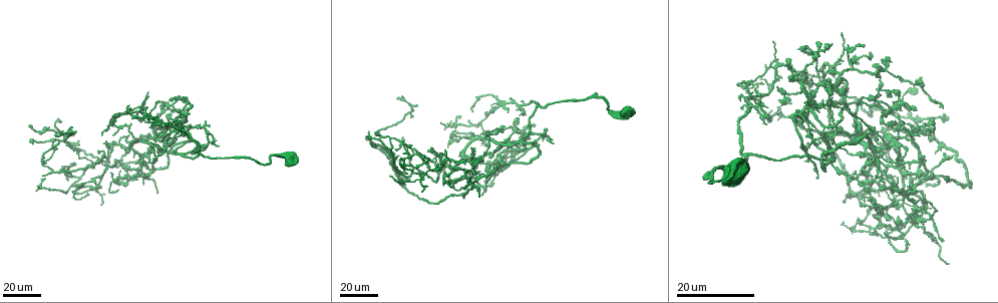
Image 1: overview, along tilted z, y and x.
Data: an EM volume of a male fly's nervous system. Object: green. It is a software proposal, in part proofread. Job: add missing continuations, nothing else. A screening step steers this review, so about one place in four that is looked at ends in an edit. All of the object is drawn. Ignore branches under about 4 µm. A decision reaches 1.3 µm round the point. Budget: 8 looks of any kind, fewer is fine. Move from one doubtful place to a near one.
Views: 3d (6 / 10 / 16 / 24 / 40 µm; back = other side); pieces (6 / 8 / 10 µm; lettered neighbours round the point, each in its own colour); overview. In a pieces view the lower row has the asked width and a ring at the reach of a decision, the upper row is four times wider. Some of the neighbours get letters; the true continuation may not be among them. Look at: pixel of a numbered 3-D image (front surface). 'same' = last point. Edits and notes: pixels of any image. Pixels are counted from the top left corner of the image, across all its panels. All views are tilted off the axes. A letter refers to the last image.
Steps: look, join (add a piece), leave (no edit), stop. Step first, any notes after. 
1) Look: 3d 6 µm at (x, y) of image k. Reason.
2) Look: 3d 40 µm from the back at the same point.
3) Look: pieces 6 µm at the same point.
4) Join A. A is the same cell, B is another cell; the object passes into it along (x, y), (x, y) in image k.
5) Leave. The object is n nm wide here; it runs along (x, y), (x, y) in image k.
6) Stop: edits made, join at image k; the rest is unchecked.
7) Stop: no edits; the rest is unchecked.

Look: 3d 24 µm at (142, 135) of image 1. An open end.

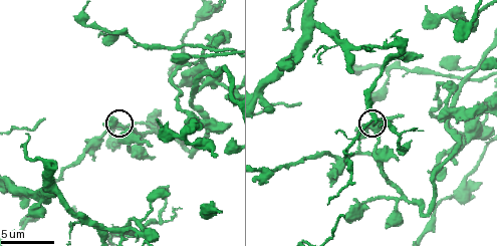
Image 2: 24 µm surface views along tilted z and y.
Look: 3d 10 µm at (117, 121) of image 2.

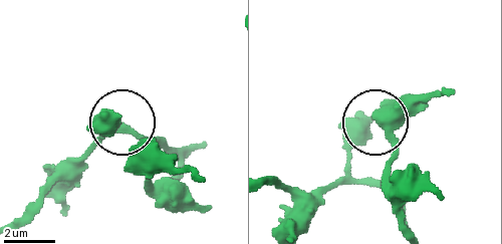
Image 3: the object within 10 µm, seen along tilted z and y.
Look: pieces 10 µm at (119, 117) of image 3.

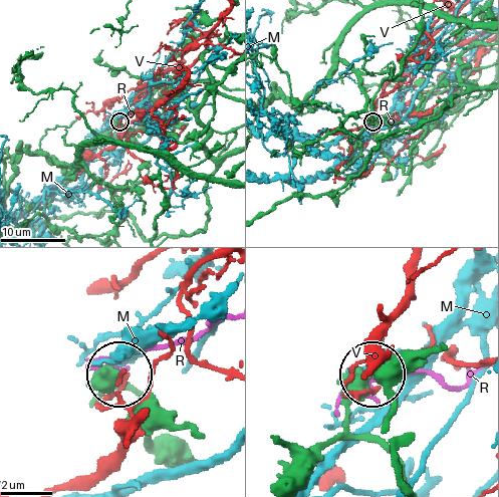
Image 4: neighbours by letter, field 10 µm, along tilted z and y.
Leave. The object is 470 nm wide here; M, R and V are other cells; no lettered piece goes on from it.

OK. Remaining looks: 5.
Look: 3d 40 µm at (935, 153) of image 1. An open end.

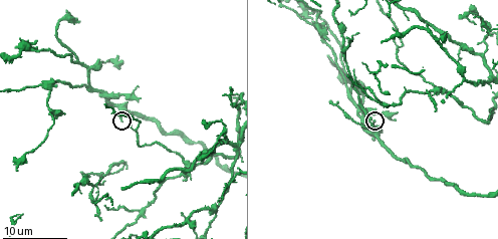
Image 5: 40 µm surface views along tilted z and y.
Look: 3d 10 µm at (122, 120) of image 5.

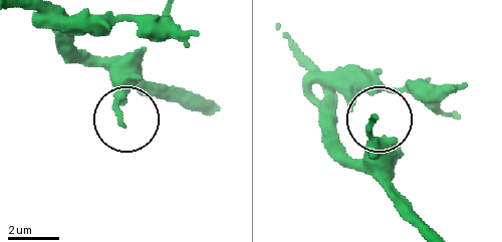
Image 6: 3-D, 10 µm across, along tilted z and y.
Look: pieces 6 µm at (119, 122) of image 6. See the neighbours.

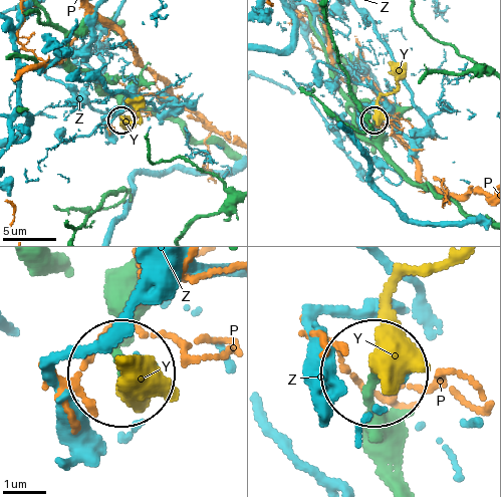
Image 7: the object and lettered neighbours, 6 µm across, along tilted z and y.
Join Y. The object is 180 nm wide here; Y is the same cell, P and Z are other cells; the object passes into it along (395, 477), (374, 385), (380, 330), (402, 280), (443, 266) in image 7; it goes on there.

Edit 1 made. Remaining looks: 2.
Look: 3d 16 µm at (180, 211) of image 5. Tapers out.

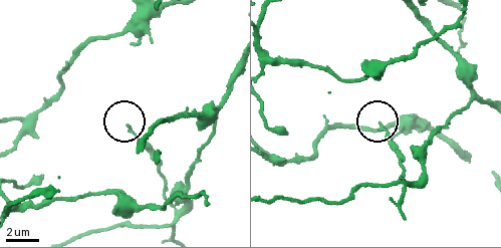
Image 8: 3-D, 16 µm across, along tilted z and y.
Look: pieces 8 µm at (128, 127) of image 8.

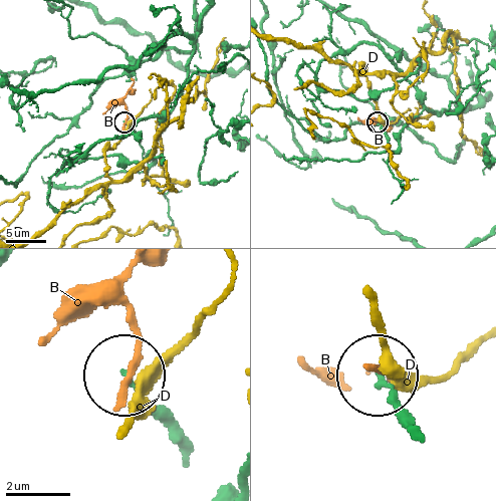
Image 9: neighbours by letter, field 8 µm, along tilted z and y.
Leave. B and D are other cells; it runs along (185, 444), (124, 374) in image 9; no lettered piece goes on from it.

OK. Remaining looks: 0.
Stop: edits made, join at image 7; the rest is unchecked.

